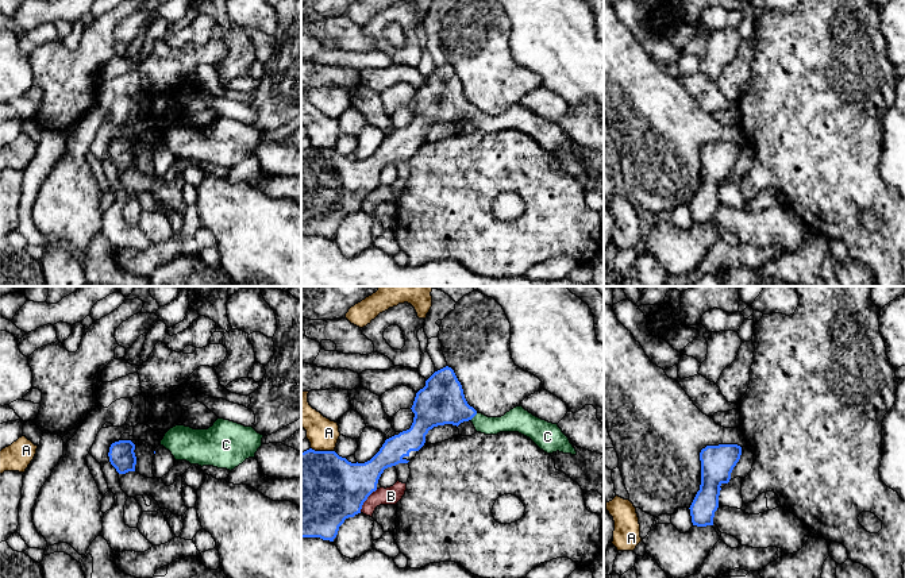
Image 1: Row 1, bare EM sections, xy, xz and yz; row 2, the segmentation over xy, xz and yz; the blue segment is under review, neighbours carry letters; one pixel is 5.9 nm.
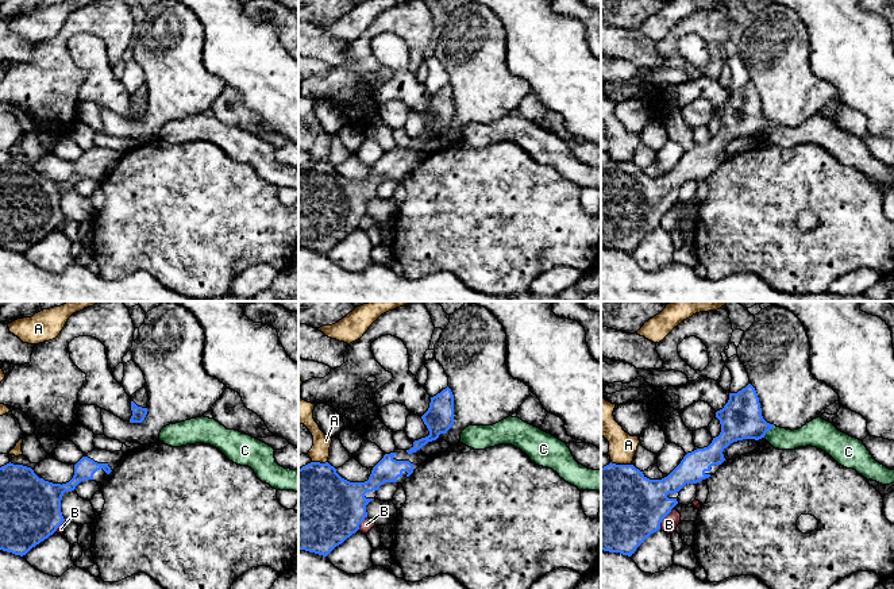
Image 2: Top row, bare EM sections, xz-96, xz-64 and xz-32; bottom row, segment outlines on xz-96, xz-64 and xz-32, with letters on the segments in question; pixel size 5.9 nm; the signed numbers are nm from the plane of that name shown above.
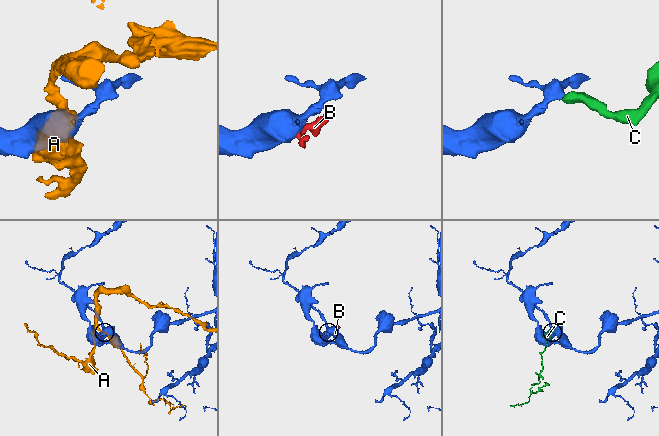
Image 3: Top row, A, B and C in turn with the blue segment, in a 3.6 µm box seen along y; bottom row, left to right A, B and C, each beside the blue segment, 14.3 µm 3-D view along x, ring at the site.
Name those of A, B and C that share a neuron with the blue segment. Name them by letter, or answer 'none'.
C

